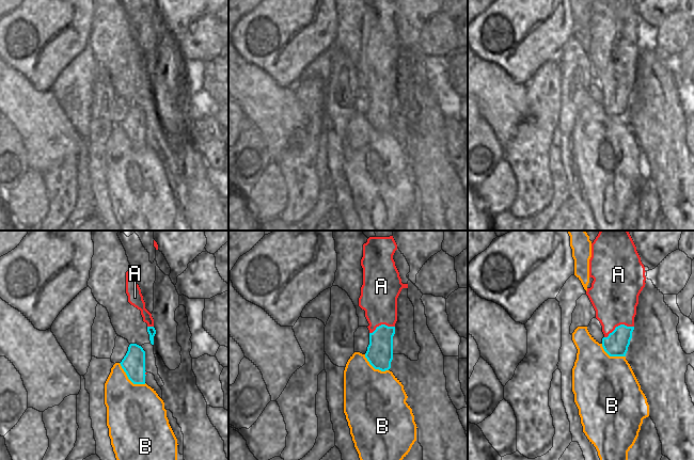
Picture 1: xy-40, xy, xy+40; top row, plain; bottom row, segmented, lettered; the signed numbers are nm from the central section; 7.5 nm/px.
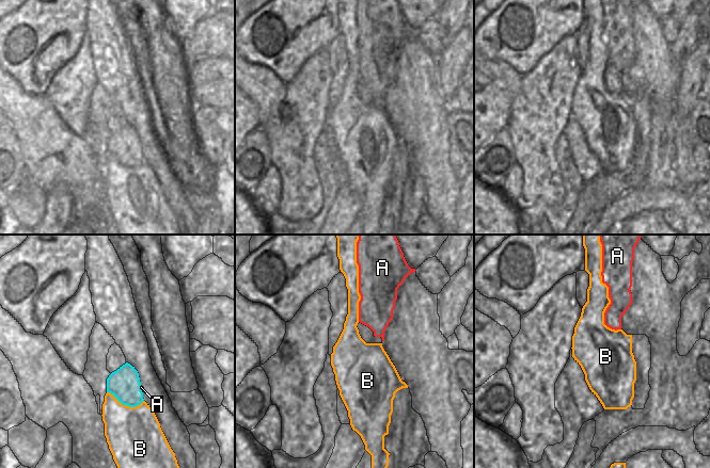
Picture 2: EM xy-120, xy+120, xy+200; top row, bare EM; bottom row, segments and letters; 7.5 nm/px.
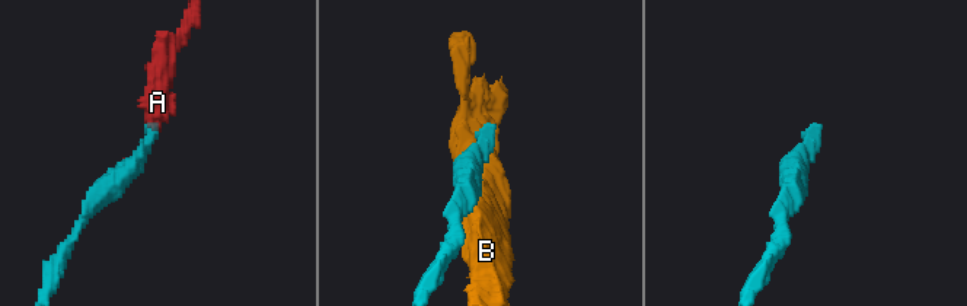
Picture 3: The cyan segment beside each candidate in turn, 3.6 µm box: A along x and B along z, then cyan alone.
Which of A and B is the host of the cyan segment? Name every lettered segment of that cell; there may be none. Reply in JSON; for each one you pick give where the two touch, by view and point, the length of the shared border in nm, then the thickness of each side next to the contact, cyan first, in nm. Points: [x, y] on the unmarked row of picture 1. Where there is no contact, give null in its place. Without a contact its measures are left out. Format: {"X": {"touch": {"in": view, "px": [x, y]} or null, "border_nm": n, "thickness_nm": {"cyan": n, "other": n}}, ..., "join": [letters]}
{"A": {"touch": {"in": "xy+40", "px": [618, 86]}, "border_nm": 240, "thickness_nm": {"cyan": 180, "other": 360}}, "join": ["A"]}

